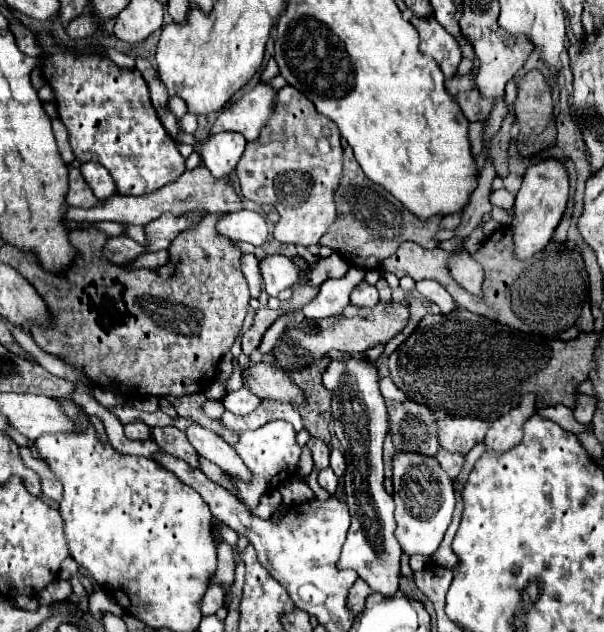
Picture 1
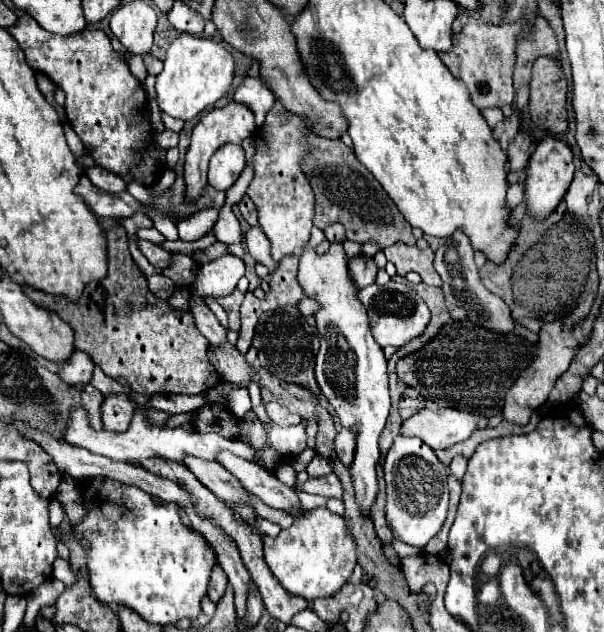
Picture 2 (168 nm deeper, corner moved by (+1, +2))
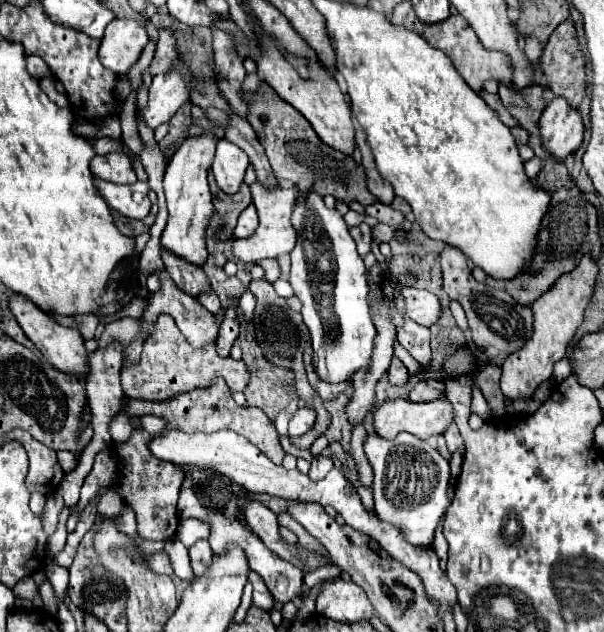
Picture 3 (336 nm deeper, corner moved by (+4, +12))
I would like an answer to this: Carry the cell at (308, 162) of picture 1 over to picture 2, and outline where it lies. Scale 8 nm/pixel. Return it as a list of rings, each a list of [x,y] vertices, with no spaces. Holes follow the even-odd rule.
[[[277,100],[275,106],[267,112],[263,128],[253,134],[257,146],[253,160],[255,178],[247,188],[247,196],[257,208],[259,224],[271,242],[271,254],[275,262],[279,262],[287,254],[301,254],[301,250],[309,242],[309,234],[313,228],[315,196],[299,168],[299,162],[305,158],[307,152],[305,142],[301,142],[303,132],[309,132],[309,128],[303,124],[303,118],[285,110],[283,104]]]

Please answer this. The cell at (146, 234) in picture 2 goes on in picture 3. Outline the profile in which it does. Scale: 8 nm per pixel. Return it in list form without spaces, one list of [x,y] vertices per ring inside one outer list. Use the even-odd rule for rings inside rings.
[[[193,105],[191,114],[196,120],[204,118],[210,122],[210,130],[202,128],[200,136],[188,136],[184,140],[184,144],[176,150],[176,154],[170,158],[166,174],[164,174],[164,194],[166,194],[166,204],[168,204],[168,224],[162,232],[162,246],[182,258],[186,258],[192,264],[202,266],[208,258],[208,250],[206,250],[206,242],[204,242],[204,234],[206,234],[206,226],[210,222],[212,216],[212,194],[208,188],[208,168],[212,166],[212,158],[214,158],[214,150],[216,150],[216,142],[220,138],[224,138],[224,130],[230,126],[230,116],[216,108],[210,106],[206,110],[202,110],[200,106]]]

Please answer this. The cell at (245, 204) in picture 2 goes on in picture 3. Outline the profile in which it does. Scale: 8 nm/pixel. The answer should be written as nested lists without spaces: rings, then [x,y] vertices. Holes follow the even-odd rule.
[[[211,168],[208,170],[208,182],[212,196],[214,196],[214,208],[220,212],[220,216],[224,220],[224,222],[221,222],[218,232],[215,233],[215,237],[219,240],[224,240],[224,238],[229,238],[233,235],[238,216],[252,202],[250,190],[248,190],[246,182],[242,182],[242,186],[240,186],[240,190],[236,194],[222,192],[218,188]]]

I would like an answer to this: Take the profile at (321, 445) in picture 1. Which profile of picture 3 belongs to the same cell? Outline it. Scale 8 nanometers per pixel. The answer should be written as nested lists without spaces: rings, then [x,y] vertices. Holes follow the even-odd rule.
[[[316,456],[316,458],[312,460],[312,468],[310,468],[308,476],[310,476],[312,480],[320,480],[322,476],[326,476],[326,472],[332,470],[332,466],[334,466],[332,458],[328,458],[328,456]]]

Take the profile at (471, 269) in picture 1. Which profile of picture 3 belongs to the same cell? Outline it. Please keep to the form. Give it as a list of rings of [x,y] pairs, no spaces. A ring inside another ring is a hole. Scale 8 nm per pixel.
[[[444,246],[444,250],[440,252],[440,266],[442,266],[444,290],[452,300],[458,300],[462,304],[470,324],[470,336],[476,342],[476,346],[482,348],[490,360],[498,360],[522,348],[522,344],[532,336],[530,306],[522,308],[508,292],[476,282],[468,268],[468,258],[464,256],[462,250],[454,246]]]

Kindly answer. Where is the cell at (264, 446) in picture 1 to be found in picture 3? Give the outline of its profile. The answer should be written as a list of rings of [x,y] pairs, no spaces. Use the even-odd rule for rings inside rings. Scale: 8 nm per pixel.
[[[298,408],[298,412],[292,416],[290,420],[290,426],[288,426],[288,436],[290,438],[298,438],[302,434],[306,434],[312,426],[314,426],[314,420],[316,420],[316,412],[310,412],[308,408]]]

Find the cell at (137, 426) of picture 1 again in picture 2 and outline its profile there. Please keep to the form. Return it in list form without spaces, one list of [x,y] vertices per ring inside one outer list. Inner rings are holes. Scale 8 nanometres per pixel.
[[[107,394],[105,402],[101,404],[101,420],[103,420],[103,430],[111,432],[123,432],[129,428],[131,418],[133,418],[133,404],[129,402],[127,394]]]

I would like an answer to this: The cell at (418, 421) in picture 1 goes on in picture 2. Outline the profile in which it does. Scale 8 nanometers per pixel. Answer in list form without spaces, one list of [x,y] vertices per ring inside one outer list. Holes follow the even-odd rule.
[[[403,396],[401,402],[399,402],[399,414],[401,414],[403,420],[407,420],[417,410],[421,410],[421,406],[425,406],[425,404],[427,404],[427,400],[421,398],[421,396],[419,398],[407,398],[407,396]]]

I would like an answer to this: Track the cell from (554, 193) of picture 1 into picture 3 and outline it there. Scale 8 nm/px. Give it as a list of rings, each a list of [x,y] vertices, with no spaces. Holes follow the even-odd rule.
[[[554,98],[540,116],[542,146],[556,162],[564,162],[572,154],[584,136],[584,124],[580,114],[566,104],[566,100]]]

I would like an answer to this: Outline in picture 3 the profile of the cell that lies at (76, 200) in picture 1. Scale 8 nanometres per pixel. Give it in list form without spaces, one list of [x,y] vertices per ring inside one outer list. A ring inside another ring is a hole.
[[[94,178],[94,188],[112,210],[120,212],[126,218],[142,220],[150,212],[148,182],[138,180],[136,184],[130,184],[130,186],[118,186],[118,184],[110,184],[106,180]]]

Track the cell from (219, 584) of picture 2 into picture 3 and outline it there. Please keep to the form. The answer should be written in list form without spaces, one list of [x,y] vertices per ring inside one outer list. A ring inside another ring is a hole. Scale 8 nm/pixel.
[[[200,540],[190,548],[190,562],[192,562],[192,568],[194,568],[196,576],[206,574],[206,570],[212,564],[212,556],[214,556],[214,552],[212,552],[208,540]]]

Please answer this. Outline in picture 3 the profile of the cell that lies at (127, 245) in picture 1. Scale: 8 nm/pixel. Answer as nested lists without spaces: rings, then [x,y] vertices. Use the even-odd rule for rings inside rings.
[[[162,248],[162,260],[166,264],[166,270],[168,270],[170,278],[176,282],[176,286],[182,292],[186,292],[190,296],[196,296],[200,292],[210,290],[208,278],[206,278],[206,274],[200,266],[190,264],[190,262],[186,262],[184,258],[180,258],[172,252],[166,252],[166,248]]]

